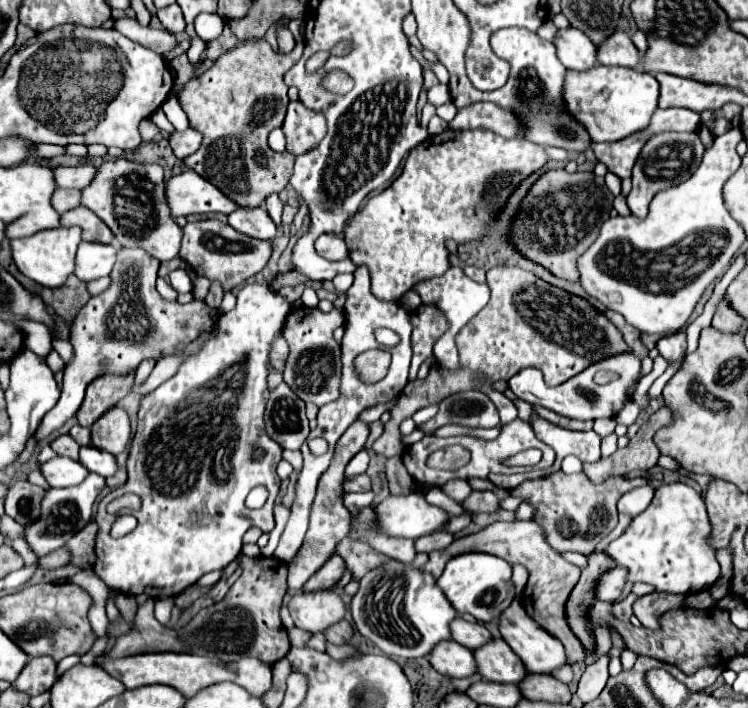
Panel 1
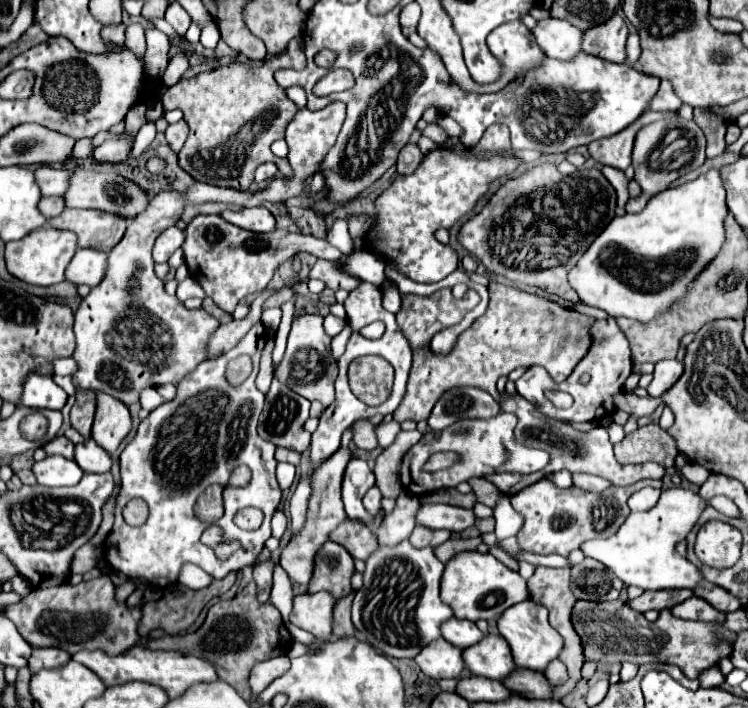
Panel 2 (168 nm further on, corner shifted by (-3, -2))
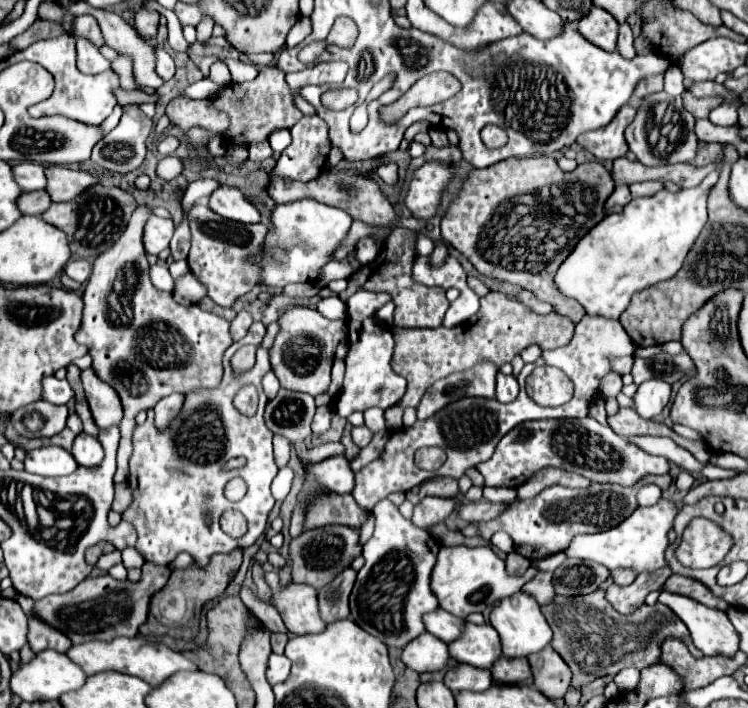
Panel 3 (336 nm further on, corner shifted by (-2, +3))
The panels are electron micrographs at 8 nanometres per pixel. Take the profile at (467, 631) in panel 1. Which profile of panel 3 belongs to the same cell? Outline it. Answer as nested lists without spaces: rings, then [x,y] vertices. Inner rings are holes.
[[[439,608],[439,610],[435,610],[435,612],[425,616],[425,628],[433,636],[439,636],[447,644],[451,644],[451,642],[455,642],[463,634],[465,620],[457,618],[457,616],[453,616],[453,614],[449,614],[449,612]]]

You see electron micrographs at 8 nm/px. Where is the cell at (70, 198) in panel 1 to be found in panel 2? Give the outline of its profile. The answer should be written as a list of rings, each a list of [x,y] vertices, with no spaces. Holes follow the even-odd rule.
[[[42,197],[40,199],[40,213],[44,213],[46,219],[60,215],[64,211],[64,199],[62,197]]]

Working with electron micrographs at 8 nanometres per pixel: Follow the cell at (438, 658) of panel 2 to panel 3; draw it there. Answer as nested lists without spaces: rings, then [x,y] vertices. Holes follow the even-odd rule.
[[[423,632],[401,654],[401,660],[415,672],[439,672],[449,662],[449,648],[437,636]]]

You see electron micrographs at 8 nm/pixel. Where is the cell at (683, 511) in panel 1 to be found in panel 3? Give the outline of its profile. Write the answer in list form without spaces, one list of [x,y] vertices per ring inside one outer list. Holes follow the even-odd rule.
[[[661,496],[661,500],[655,506],[649,506],[649,508],[641,508],[639,506],[617,528],[611,528],[611,530],[599,532],[599,534],[575,536],[575,540],[569,544],[565,554],[571,556],[571,558],[579,558],[579,560],[599,562],[599,564],[607,566],[609,570],[629,568],[635,574],[641,574],[641,572],[653,574],[653,572],[657,572],[657,570],[667,566],[667,558],[665,558],[667,530],[673,528],[677,512],[679,512],[677,504],[673,500]]]

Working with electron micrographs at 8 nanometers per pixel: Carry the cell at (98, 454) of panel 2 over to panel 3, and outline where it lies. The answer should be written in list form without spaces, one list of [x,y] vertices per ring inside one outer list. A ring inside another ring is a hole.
[[[81,432],[75,438],[73,450],[71,450],[73,458],[77,460],[79,466],[99,466],[103,460],[103,446],[95,436],[89,436],[85,432]]]

